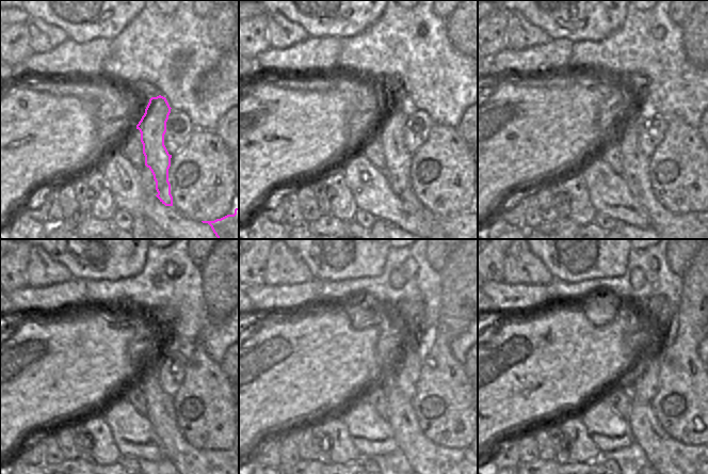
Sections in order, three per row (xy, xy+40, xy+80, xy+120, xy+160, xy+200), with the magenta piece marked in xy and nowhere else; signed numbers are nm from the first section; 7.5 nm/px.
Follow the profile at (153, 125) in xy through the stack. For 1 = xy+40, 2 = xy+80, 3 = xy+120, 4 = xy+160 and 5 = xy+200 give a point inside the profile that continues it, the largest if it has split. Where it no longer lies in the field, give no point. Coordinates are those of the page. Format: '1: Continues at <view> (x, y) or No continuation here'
1: Continues at xy+40 (397, 160)
2: Continues at xy+80 (634, 162)
3: Continues at xy+120 (160, 410)
4: Continues at xy+160 (423, 456)
5: Continues at xy+200 (669, 456).

